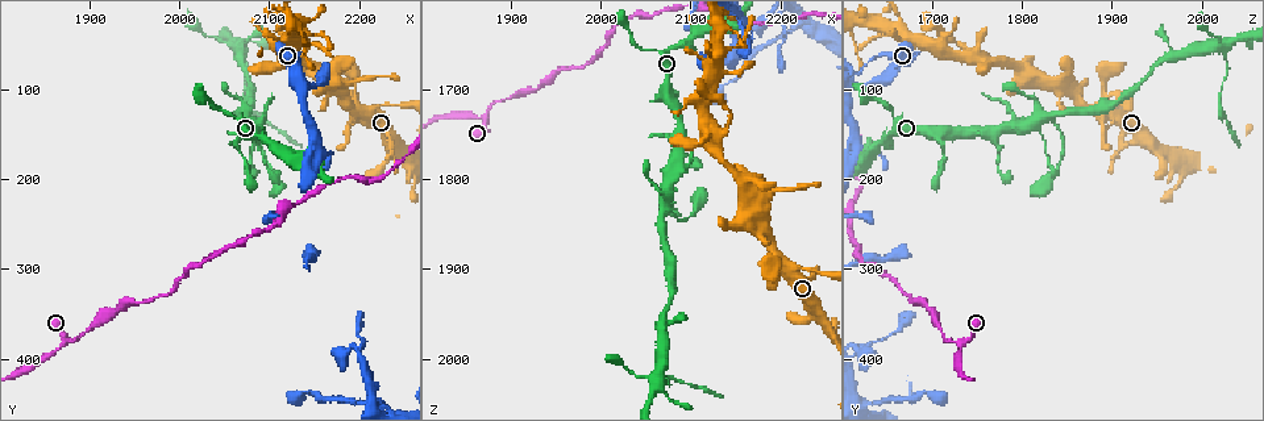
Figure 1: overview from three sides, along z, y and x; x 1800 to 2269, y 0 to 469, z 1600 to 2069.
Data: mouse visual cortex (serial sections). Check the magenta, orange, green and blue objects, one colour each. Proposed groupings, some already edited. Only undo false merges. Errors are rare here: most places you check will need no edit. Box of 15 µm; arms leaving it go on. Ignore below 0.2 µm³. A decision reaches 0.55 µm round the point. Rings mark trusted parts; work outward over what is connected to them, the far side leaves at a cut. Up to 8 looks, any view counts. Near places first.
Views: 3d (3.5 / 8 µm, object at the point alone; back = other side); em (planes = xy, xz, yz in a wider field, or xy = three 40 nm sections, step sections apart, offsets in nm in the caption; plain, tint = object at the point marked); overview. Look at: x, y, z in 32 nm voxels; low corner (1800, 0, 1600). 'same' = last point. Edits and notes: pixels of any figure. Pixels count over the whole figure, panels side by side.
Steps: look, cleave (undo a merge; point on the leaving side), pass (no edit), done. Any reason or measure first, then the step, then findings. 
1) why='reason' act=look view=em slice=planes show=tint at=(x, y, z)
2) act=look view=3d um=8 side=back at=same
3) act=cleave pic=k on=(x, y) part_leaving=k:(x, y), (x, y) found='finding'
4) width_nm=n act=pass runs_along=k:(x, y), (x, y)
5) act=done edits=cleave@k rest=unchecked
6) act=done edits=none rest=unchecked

why='three arms meet' act=look view=3d um=3.5 side=back at=(2070, 130, 1825)

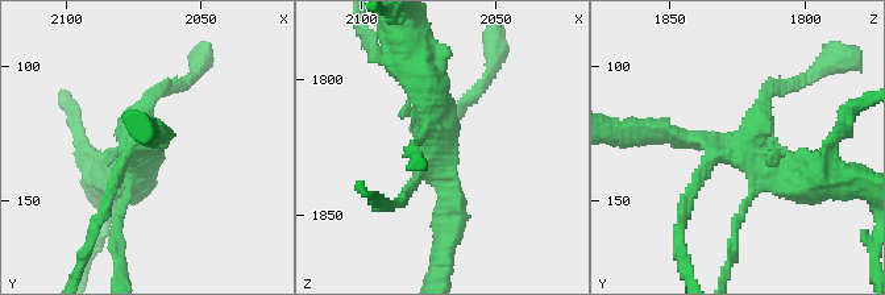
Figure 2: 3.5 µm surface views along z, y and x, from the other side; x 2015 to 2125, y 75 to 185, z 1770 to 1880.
act=look view=em slice=xy step=2 show=tint at=(2072, 132, 1823)

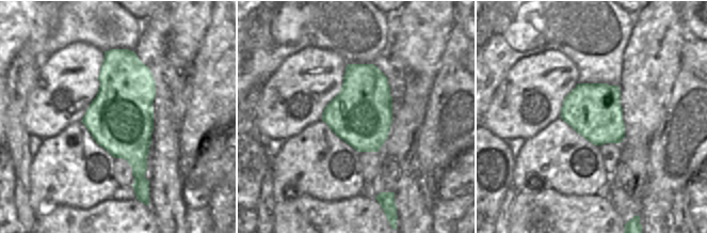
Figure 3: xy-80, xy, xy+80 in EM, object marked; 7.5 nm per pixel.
act=pass runs_along=2:(817, 179), (664, 131) found='all the same cell'

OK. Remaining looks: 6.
why='arms run side by side' act=look view=3d um=3.5 at=(2200, 125, 1885)

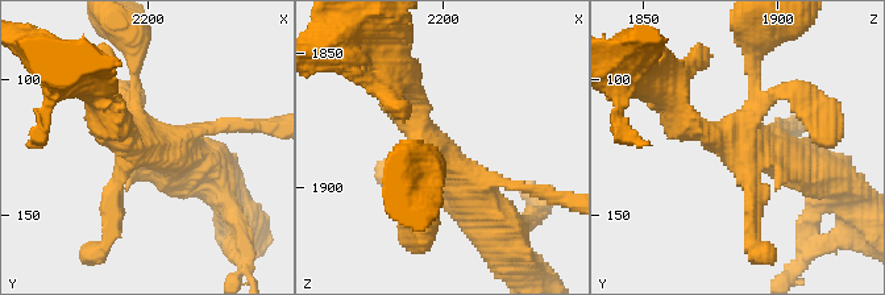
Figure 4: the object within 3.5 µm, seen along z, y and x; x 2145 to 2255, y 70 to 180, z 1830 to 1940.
why='now the EM' act=look view=em slice=xy step=2 show=tint at=(2196, 124, 1888)

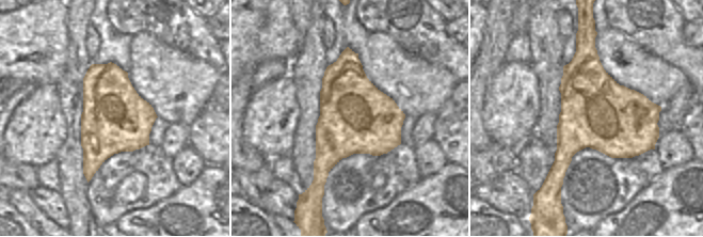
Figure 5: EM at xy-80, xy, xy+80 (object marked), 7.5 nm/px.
act=look view=em slice=xy step=5 show=tint at=same

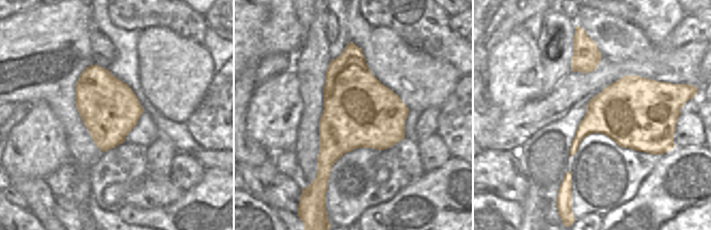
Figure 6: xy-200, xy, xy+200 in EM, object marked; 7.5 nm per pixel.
act=pass runs_along=4:(486, 216), (429, 149), (404, 84) found='continuous, no second cell'

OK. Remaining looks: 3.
act=look view=3d um=3.5 at=(2070, 55, 2020)

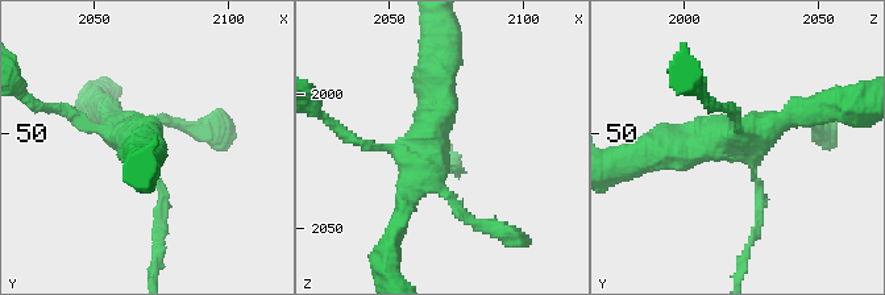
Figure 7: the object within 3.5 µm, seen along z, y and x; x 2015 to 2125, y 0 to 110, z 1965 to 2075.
act=look view=em slice=xy step=3 show=tint at=(2066, 52, 2019)

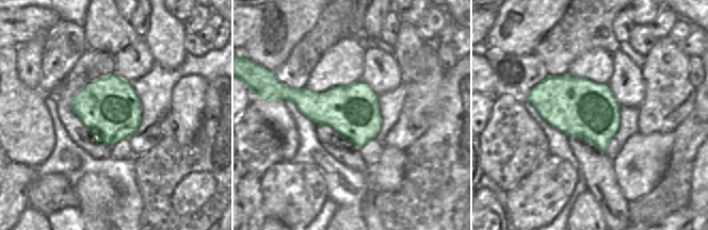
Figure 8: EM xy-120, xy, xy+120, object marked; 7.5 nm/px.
act=look view=em slice=planes show=tint at=same

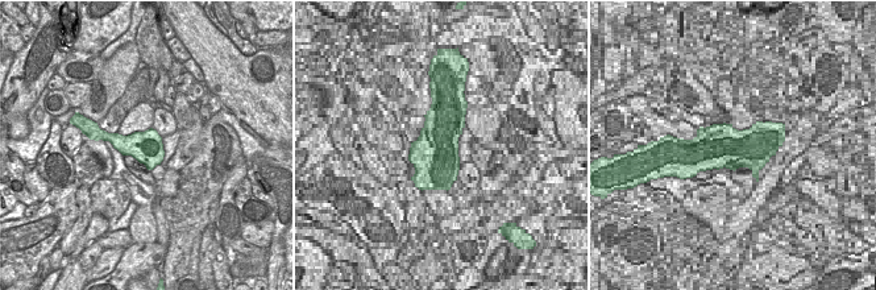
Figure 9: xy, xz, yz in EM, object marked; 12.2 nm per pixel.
act=pass runs_along=7:(648, 154), (742, 138), (759, 211) found='one cell here'

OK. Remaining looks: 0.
act=done edits=none rest=unchecked

